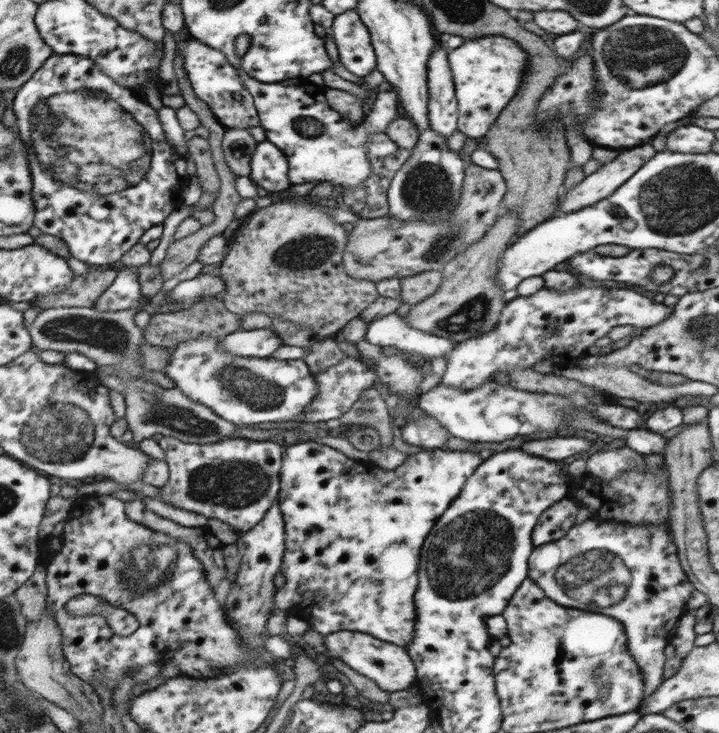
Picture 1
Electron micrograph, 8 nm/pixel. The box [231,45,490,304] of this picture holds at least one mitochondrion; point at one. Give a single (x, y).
(427, 188)

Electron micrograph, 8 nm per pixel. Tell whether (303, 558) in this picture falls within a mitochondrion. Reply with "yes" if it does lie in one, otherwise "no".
no

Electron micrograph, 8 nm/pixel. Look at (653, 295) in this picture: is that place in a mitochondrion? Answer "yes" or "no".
no

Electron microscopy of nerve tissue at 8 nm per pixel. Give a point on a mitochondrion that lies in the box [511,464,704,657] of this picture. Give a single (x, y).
(590, 576)

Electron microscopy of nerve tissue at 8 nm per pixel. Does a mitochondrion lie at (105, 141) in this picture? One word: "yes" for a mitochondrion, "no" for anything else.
yes

